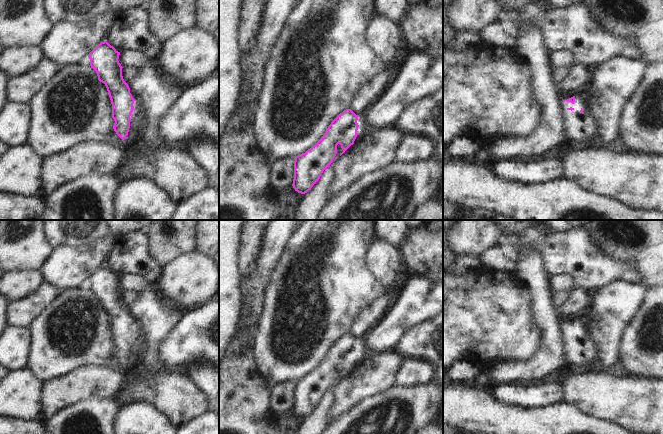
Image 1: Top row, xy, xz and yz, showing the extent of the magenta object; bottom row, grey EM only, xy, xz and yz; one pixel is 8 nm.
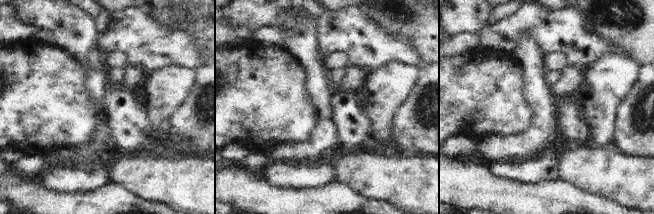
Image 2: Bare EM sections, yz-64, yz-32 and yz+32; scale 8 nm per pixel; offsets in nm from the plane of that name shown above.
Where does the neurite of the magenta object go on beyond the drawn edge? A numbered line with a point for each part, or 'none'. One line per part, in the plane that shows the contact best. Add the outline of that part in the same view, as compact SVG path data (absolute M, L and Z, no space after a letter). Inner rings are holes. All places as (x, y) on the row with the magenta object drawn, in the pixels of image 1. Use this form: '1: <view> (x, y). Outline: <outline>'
1: xy (134, 117). Outline: M134 101L134 104L133 104L133 112L131 113L131 116L130 116L130 120L133 121L137 126L133 129L133 131L135 133L137 132L140 132L140 127L141 127L141 121L138 117L138 110L139 110L139 103L137 101Z

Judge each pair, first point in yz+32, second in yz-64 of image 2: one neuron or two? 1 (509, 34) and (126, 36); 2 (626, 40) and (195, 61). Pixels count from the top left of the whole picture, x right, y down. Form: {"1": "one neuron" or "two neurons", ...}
{"1": "one neuron", "2": "two neurons"}

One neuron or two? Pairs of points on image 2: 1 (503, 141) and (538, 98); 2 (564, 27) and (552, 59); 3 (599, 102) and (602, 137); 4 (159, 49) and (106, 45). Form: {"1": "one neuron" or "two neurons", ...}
{"1": "one neuron", "2": "two neurons", "3": "one neuron", "4": "one neuron"}

